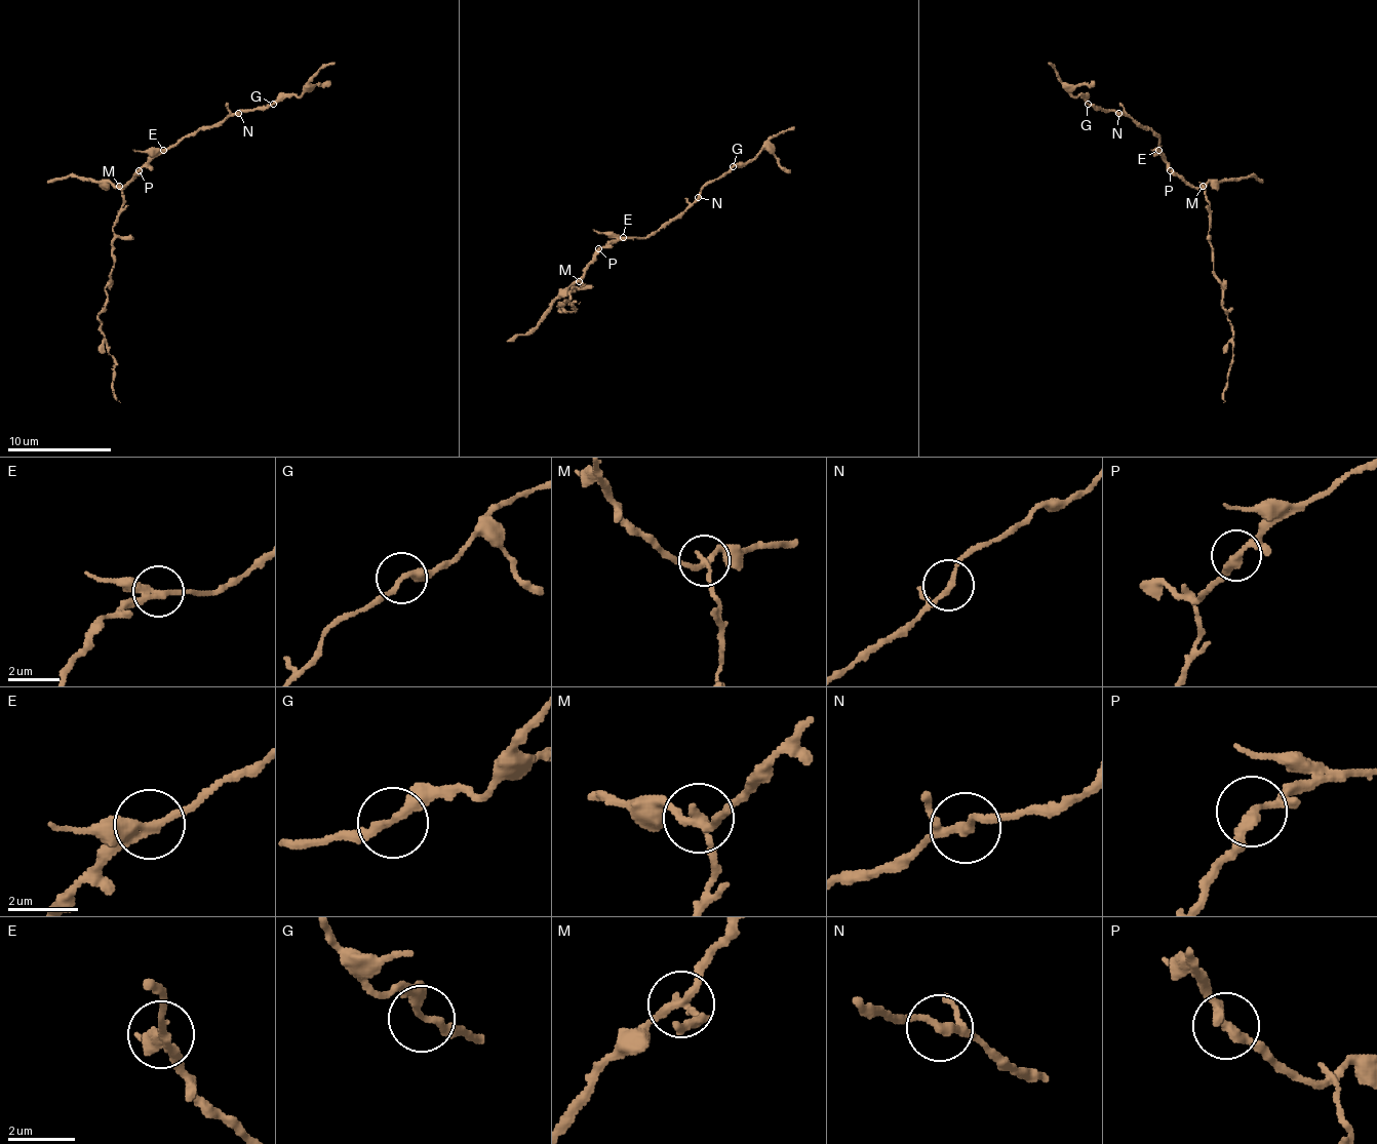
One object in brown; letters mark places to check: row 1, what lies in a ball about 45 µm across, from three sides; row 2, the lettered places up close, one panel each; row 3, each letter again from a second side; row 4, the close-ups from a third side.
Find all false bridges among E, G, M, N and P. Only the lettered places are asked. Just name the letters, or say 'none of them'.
E, M

